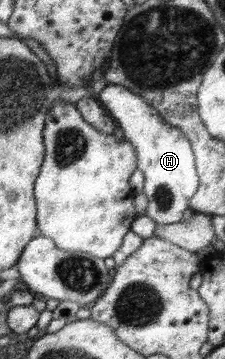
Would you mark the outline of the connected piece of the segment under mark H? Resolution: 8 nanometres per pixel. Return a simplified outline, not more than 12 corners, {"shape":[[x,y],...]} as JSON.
{"shape":[[124,86],[98,100],[135,148],[144,220],[183,220],[199,185],[188,138]]}

